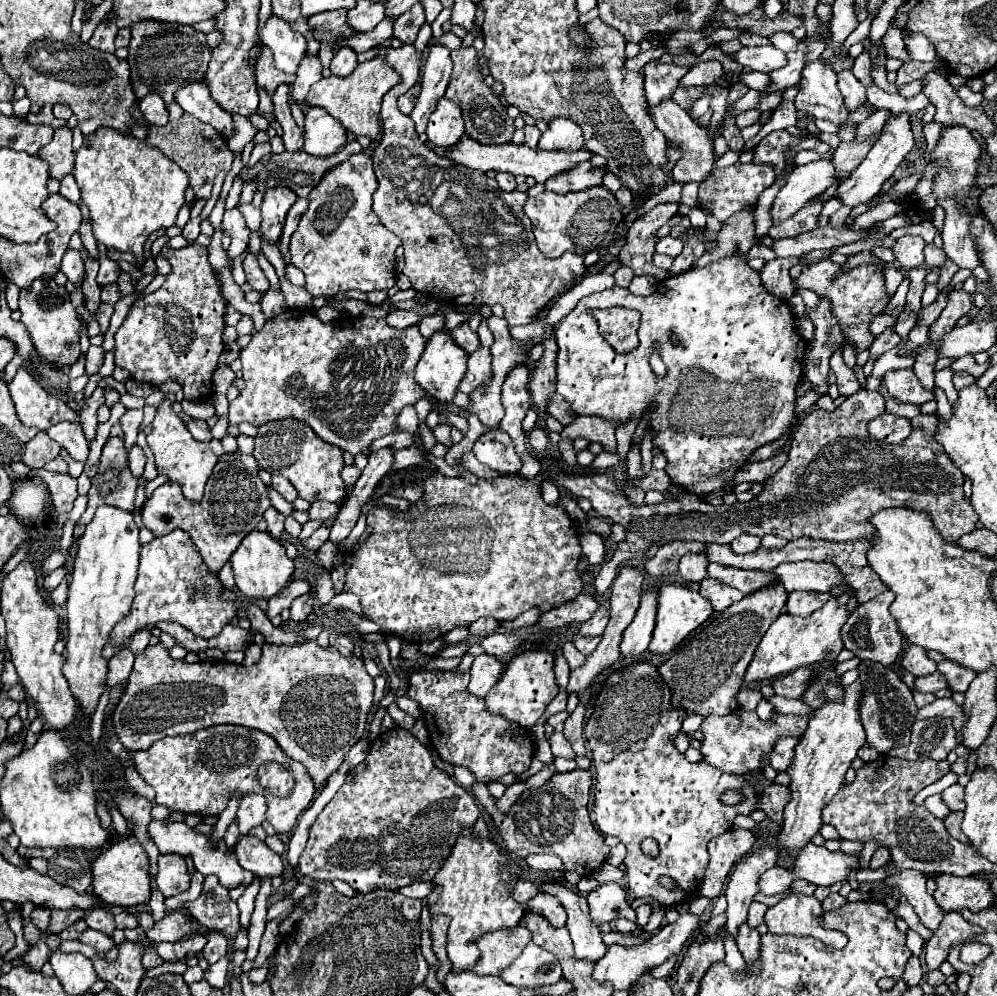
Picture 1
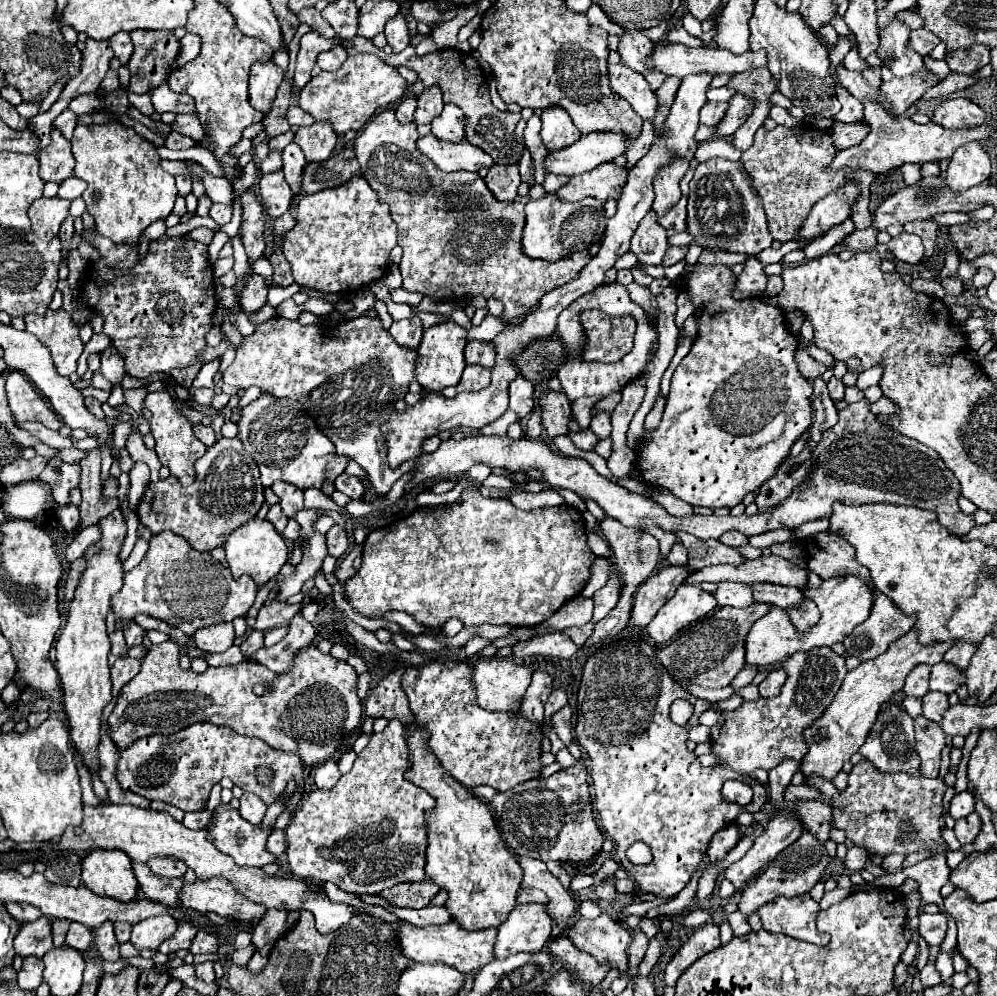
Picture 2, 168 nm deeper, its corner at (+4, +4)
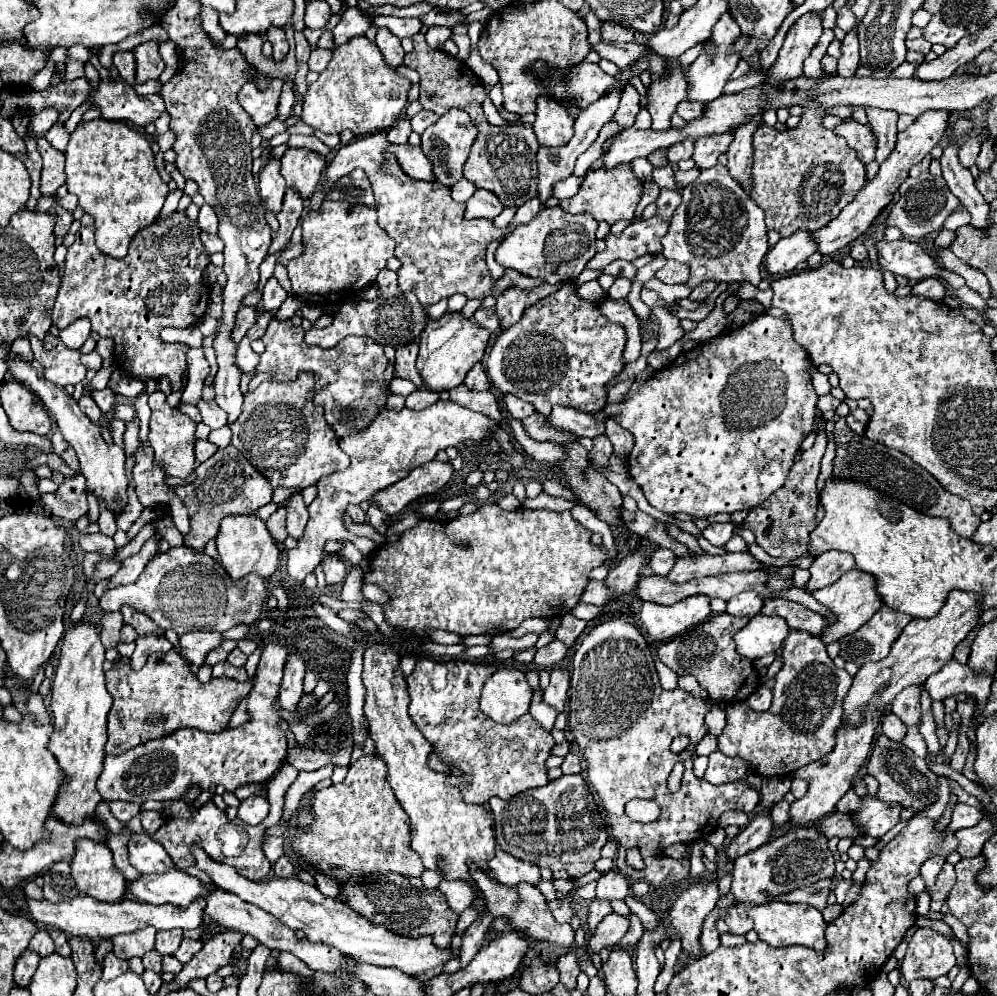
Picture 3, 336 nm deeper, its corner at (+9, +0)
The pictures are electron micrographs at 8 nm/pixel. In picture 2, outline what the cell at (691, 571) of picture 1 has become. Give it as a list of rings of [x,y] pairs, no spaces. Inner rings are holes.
[[[679,542],[671,548],[669,556],[667,556],[667,562],[673,564],[673,566],[685,566],[687,564],[687,550],[685,546],[681,546]]]

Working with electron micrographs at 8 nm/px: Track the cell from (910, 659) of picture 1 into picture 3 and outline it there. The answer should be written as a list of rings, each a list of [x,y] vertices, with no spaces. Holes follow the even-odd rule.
[[[920,686],[904,688],[892,702],[892,712],[908,726],[920,726]]]

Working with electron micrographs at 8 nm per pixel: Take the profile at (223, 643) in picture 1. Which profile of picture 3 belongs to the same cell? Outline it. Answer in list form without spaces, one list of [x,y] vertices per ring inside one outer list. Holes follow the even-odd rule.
[[[188,632],[180,636],[180,654],[196,666],[206,664],[206,654],[220,646],[222,636],[218,632]]]

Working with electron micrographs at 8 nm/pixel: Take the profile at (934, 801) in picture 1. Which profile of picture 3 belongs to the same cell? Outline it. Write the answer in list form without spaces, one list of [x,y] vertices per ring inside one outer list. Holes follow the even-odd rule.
[[[944,864],[934,886],[928,888],[928,894],[932,898],[930,902],[930,910],[940,910],[940,906],[944,904],[944,900],[948,898],[949,891],[953,888],[954,882],[956,882],[956,872],[954,872],[954,866],[952,864]]]

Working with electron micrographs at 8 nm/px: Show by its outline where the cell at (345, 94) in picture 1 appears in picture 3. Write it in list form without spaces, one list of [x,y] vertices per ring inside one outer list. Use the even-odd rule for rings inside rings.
[[[356,36],[350,42],[334,48],[334,56],[326,70],[320,72],[318,80],[308,86],[302,120],[314,130],[326,134],[352,130],[356,136],[366,136],[388,130],[394,126],[402,108],[406,106],[410,86],[412,82],[408,78],[396,74],[396,68],[384,62],[374,42],[370,42],[366,36]]]

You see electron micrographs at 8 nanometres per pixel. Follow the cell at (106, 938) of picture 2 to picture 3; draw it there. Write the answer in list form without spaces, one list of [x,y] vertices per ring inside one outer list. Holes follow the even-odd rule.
[[[108,952],[108,956],[104,958],[104,966],[102,966],[102,980],[114,980],[120,974],[128,972],[128,962],[116,958],[112,952]]]

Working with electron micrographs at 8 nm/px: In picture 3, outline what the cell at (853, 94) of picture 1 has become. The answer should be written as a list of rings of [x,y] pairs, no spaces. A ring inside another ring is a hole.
[[[848,118],[848,120],[844,120],[840,126],[836,126],[834,130],[836,130],[840,136],[846,138],[846,142],[848,142],[848,146],[850,146],[852,150],[856,150],[860,162],[870,164],[870,162],[874,160],[876,142],[874,142],[872,132],[870,132],[868,126],[862,126],[862,124],[858,124],[856,120]]]

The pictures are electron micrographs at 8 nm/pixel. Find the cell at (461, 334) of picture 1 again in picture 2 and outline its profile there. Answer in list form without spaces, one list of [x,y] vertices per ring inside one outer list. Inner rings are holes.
[[[469,340],[469,344],[465,346],[465,358],[467,364],[483,364],[491,368],[495,360],[495,350],[489,344],[483,344],[479,340]]]

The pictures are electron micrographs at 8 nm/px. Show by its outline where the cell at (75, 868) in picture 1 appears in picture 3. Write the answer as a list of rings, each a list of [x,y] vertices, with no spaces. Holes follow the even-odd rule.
[[[56,862],[44,872],[44,898],[48,902],[68,902],[76,898],[80,892],[74,886],[74,880],[70,876],[70,864],[68,862]]]

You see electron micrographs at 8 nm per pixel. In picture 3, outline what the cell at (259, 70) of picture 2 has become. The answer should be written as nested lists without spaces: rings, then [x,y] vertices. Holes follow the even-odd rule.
[[[272,78],[268,90],[256,90],[252,82],[246,82],[238,94],[240,106],[250,114],[256,126],[264,126],[276,118],[278,98],[282,92],[282,80]]]

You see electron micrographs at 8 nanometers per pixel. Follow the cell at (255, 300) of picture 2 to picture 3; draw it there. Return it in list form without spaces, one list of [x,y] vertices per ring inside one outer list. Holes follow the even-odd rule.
[[[238,310],[234,328],[230,332],[230,338],[240,344],[240,340],[246,336],[246,332],[256,324],[256,310]]]

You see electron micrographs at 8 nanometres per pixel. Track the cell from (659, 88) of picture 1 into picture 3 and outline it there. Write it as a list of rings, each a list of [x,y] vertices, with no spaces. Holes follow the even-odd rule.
[[[602,22],[600,34],[602,34],[602,40],[606,42],[632,42],[634,40],[634,32],[630,28],[624,28],[622,24],[614,24],[614,22]]]

